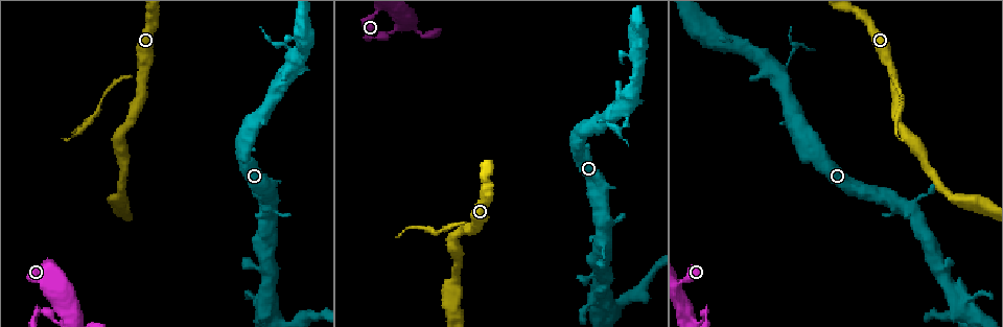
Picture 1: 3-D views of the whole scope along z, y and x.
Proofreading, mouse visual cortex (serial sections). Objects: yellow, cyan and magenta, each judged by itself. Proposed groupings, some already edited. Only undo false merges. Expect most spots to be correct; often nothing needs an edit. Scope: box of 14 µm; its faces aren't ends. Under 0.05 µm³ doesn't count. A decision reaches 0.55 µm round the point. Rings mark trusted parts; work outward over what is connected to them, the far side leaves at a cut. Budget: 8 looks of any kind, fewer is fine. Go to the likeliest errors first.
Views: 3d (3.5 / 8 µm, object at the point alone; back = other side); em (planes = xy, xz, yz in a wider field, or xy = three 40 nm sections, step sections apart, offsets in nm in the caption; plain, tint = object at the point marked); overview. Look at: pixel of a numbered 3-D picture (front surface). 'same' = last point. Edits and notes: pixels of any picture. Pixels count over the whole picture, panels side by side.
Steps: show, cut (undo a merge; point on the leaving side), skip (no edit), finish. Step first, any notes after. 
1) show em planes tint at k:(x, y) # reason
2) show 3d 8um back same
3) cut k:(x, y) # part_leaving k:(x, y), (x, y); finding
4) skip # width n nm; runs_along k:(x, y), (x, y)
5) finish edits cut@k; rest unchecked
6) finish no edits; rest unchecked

show 3d 3.5um at 1:(141, 77) # abrupt turn

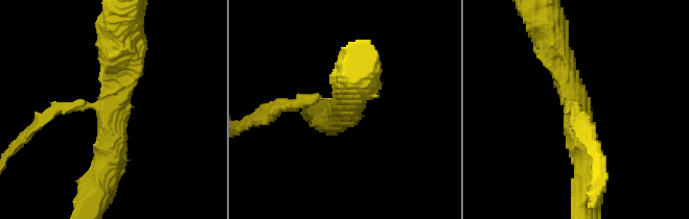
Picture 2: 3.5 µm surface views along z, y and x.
show em xy step 1 tint at 2:(350, 109) # arms 3; arm_widths 150, 400, 400 nm; now the EM

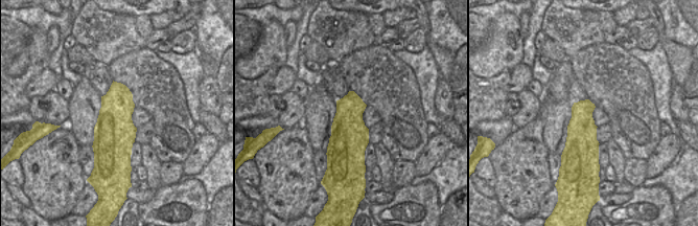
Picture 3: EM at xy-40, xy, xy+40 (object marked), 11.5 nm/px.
skip # runs_along 2:(554, 46), (575, 94), (589, 177); one cell here

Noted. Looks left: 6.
show 3d 3.5um back at 1:(289, 47) # abrupt turn

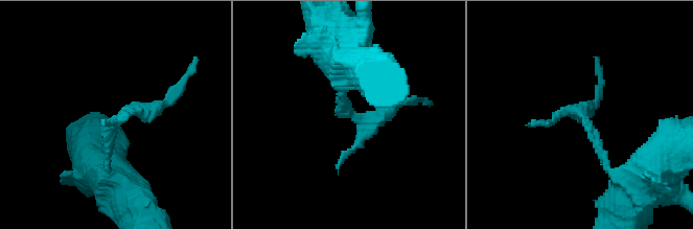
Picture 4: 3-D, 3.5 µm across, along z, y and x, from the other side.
show em xy step 2 tint at 4:(345, 111) # shape alone is not enough

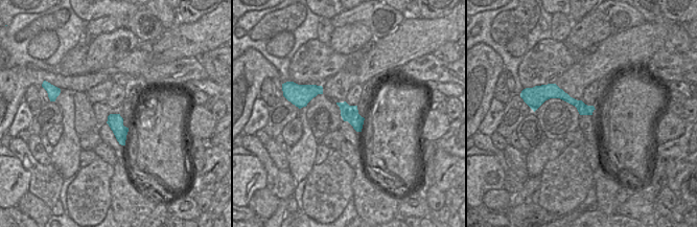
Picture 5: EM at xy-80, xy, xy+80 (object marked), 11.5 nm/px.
skip # runs_along 4:(119, 184), (110, 123), (167, 100); continuous, no second cell

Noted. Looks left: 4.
show 3d 3.5um at 1:(939, 266) # thick turns thin

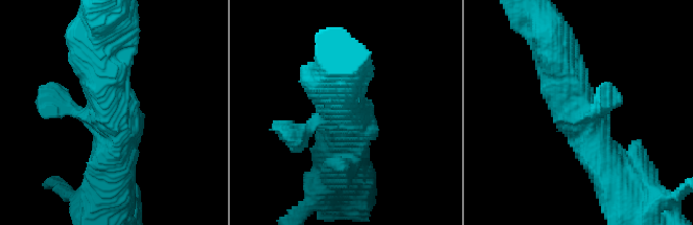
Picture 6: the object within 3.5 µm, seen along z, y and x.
show em xy step 3 tint at 6:(575, 107)

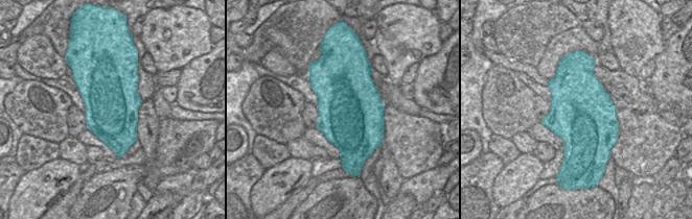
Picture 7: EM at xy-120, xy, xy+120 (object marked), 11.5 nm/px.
skip # runs_along 6:(555, 44), (574, 105), (608, 173); continuous, no second cell

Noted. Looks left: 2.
finish no edits; rest unchecked

